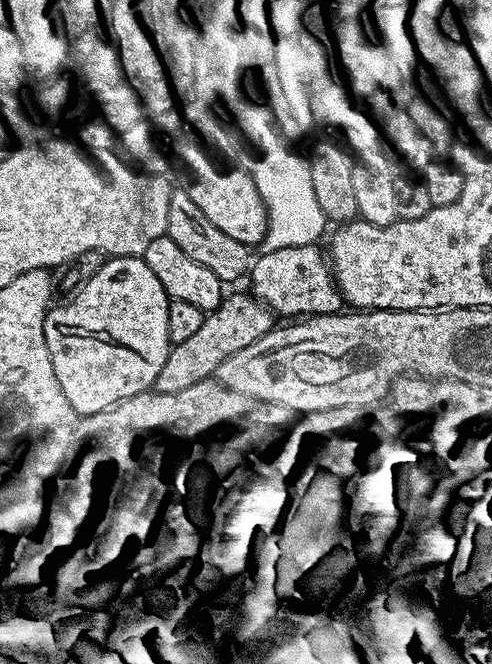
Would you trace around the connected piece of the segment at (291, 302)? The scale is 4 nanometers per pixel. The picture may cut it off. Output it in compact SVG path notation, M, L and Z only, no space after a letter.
M319 243L286 246L282 250L265 251L263 255L253 259L250 292L277 317L335 316L345 307L344 297L340 295L340 287L332 274L332 265Z

